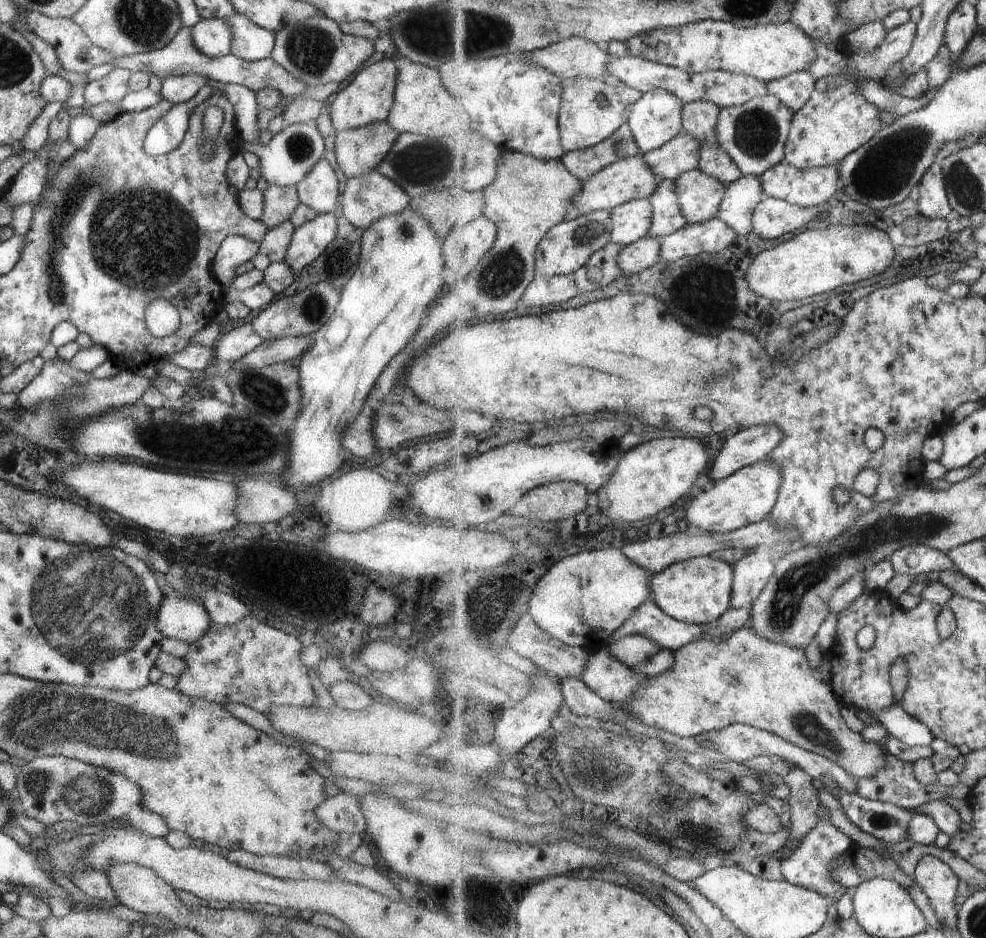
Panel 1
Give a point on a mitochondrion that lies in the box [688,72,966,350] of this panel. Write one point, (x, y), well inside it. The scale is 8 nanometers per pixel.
(886, 168)

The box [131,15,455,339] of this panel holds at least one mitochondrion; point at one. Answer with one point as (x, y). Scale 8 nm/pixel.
(310, 48)

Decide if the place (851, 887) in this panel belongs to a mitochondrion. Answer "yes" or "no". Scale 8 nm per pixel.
no

